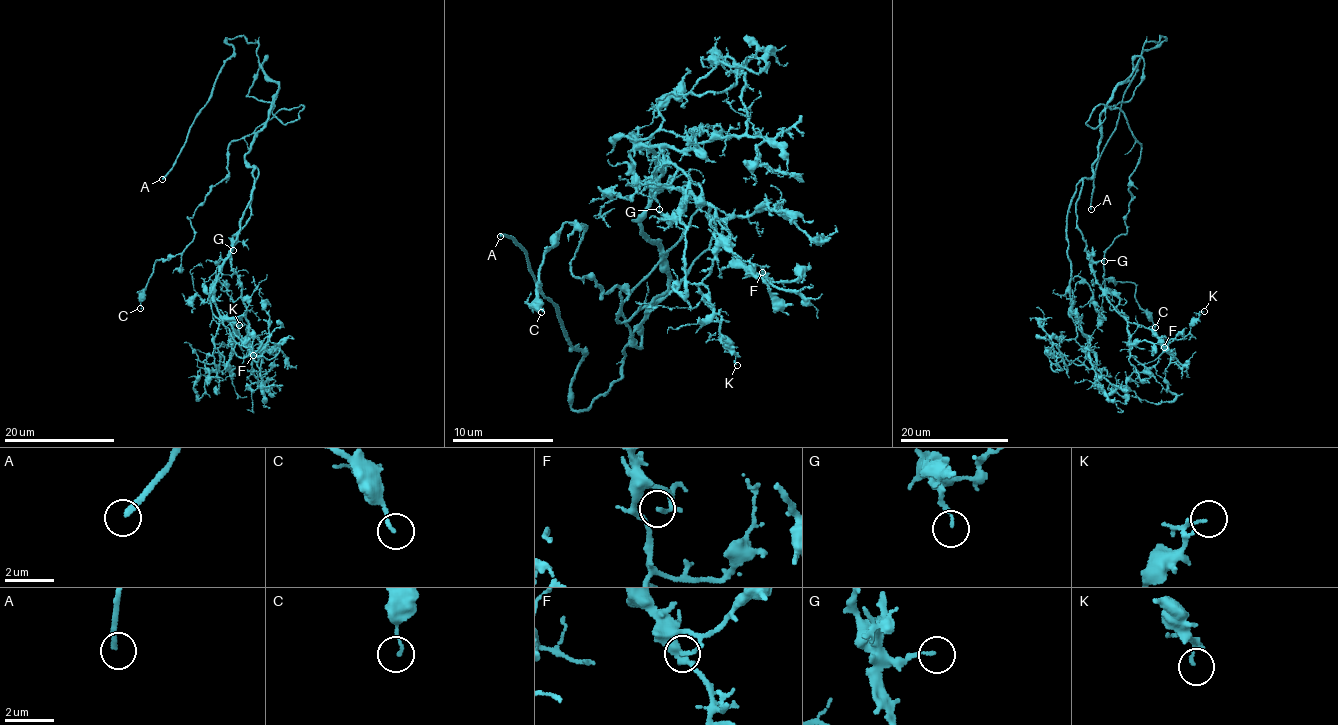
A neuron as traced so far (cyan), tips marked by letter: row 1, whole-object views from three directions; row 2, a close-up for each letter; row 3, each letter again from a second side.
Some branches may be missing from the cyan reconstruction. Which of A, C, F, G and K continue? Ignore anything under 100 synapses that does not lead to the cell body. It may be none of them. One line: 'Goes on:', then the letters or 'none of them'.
Goes on: A

